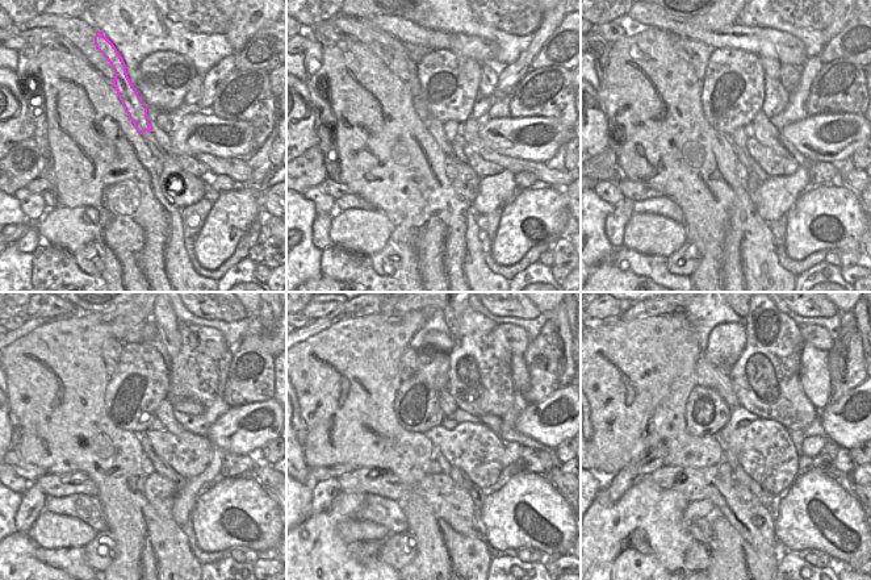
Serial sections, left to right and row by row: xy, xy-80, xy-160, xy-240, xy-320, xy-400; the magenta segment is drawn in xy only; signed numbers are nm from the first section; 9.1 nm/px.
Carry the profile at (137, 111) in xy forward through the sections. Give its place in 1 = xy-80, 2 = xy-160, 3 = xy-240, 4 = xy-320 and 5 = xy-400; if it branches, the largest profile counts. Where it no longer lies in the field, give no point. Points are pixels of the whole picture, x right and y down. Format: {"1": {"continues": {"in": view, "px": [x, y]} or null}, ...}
{"1": {"continues": {"in": "xy-80", "px": [435, 126]}}, "2": {"continues": {"in": "xy-160", "px": [742, 155]}}, "3": {"continues": {"in": "xy-240", "px": [160, 467]}}, "4": {"continues": {"in": "xy-320", "px": [459, 476]}}, "5": {"continues": {"in": "xy-400", "px": [765, 497]}}}

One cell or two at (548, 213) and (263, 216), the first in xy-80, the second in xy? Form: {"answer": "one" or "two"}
{"answer": "two"}

